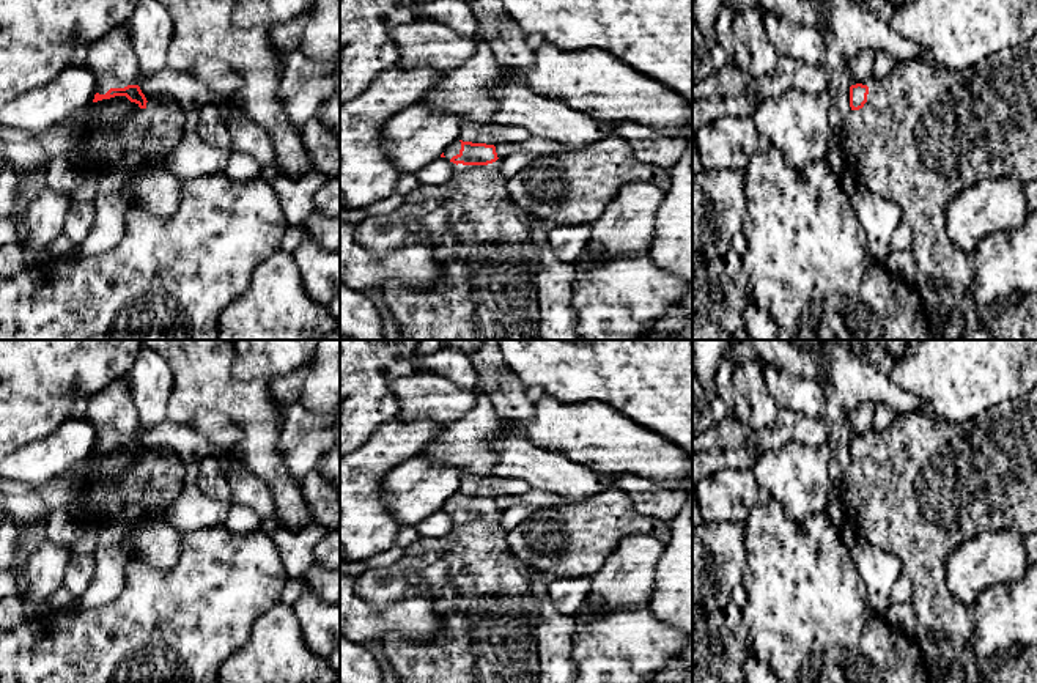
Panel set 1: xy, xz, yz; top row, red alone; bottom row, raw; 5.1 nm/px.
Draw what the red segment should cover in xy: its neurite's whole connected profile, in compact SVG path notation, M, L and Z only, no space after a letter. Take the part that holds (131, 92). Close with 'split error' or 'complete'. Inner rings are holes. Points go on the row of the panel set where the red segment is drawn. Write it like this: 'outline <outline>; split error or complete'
outline M127 25L116 27L91 42L87 66L98 76L98 93L93 102L126 96L140 109L146 109L148 101L137 85L138 60Z; split error

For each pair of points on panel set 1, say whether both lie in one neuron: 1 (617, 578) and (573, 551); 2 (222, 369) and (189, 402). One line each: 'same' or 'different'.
1: different
2: same

